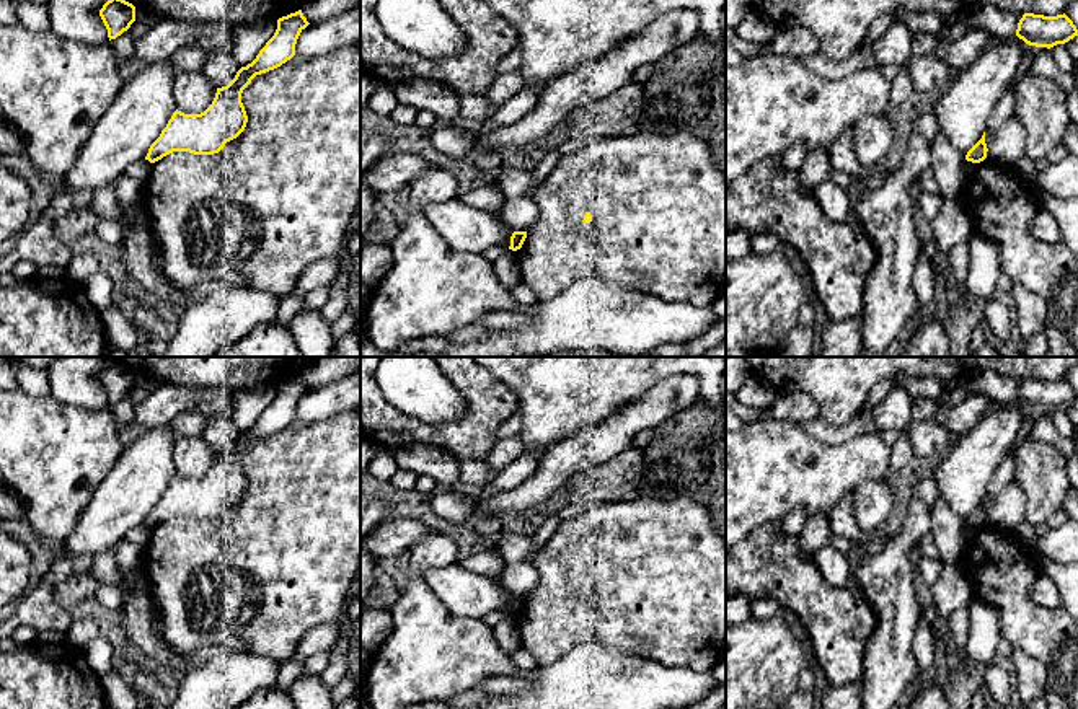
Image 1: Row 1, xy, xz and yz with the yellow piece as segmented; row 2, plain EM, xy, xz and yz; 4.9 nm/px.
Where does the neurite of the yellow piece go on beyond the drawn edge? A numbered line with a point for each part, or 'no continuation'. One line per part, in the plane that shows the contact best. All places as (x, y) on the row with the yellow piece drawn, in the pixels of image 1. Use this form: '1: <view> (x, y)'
no continuation

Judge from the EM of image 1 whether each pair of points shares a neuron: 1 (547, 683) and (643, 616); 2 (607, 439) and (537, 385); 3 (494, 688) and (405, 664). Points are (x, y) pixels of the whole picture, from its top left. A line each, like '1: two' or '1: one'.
1: two
2: two
3: two

